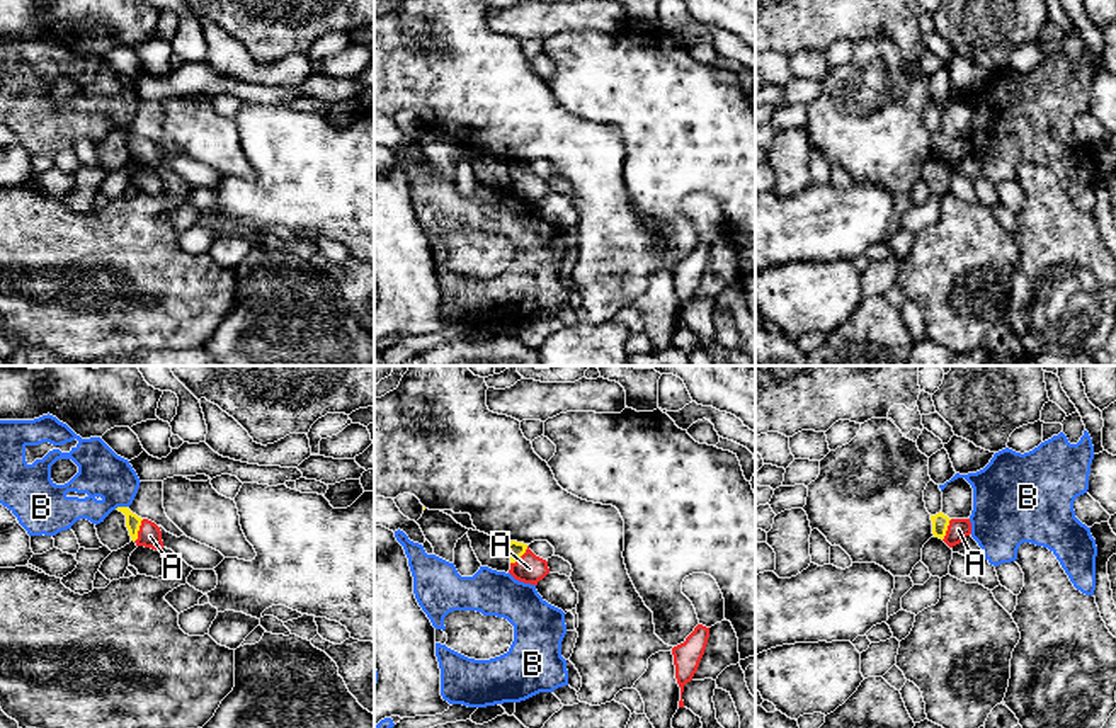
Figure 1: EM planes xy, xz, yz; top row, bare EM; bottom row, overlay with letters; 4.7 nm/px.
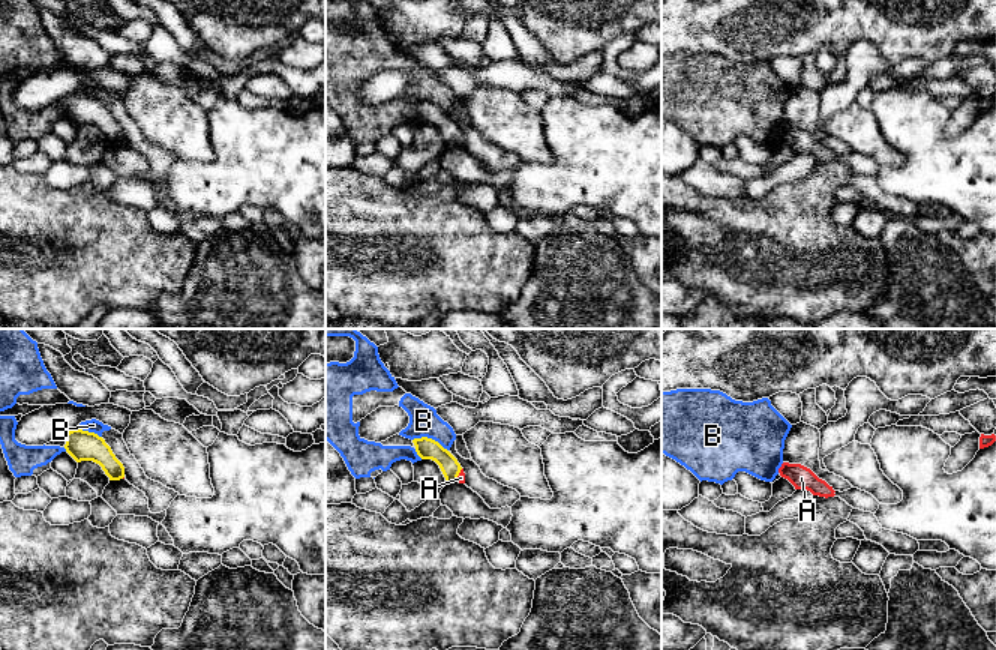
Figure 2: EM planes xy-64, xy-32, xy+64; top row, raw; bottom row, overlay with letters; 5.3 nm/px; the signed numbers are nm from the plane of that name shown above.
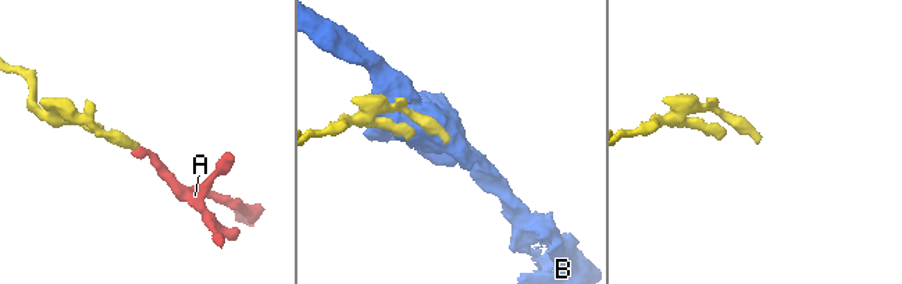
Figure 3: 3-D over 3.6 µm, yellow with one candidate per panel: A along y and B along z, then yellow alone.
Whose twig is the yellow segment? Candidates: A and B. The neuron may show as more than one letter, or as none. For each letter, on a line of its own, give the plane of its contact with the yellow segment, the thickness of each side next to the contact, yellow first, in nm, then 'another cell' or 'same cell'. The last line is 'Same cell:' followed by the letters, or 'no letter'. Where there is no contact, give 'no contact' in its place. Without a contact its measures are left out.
A: meets yellow in xy; 70 nm thick on the yellow side, 110 nm on the other; same cell
B: meets yellow in xy; 70 nm thick on the yellow side, 220 nm on the other; another cell
Same cell: A

